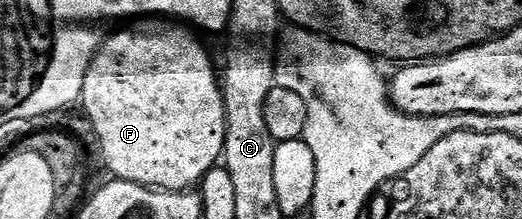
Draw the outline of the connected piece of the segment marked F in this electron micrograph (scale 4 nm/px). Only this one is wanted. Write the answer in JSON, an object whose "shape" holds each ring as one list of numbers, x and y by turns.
{"shape":[[151,18,148,24,139,24,136,28,127,28,124,32,119,32,116,36,111,36,102,41,101,47,98,52,95,54,95,59,92,60,91,65,89,66,89,70,87,71,87,77,85,78,85,82,83,83,83,95,81,97,81,105,83,104,83,108,87,111,87,116,91,119,91,124,95,127,95,136,99,139,99,148,103,151,103,160,107,163,107,168,112,173,110,174,116,180,128,180,129,182,133,182,134,184,140,184,141,186,145,186,146,188,157,188,160,192,185,192,191,189,194,189,196,185,198,185,205,178,205,174,213,167,216,167,220,163,223,147,225,146,225,134,227,133,227,111,225,110,225,102,223,101,223,89,221,87,220,77,217,75,217,68,215,72,215,64,211,61,211,56,207,53,207,48,202,44,201,41,198,40,197,37,194,36,196,33,192,31,190,27,180,26,178,23,175,24,162,24,162,19,159,18]]}

